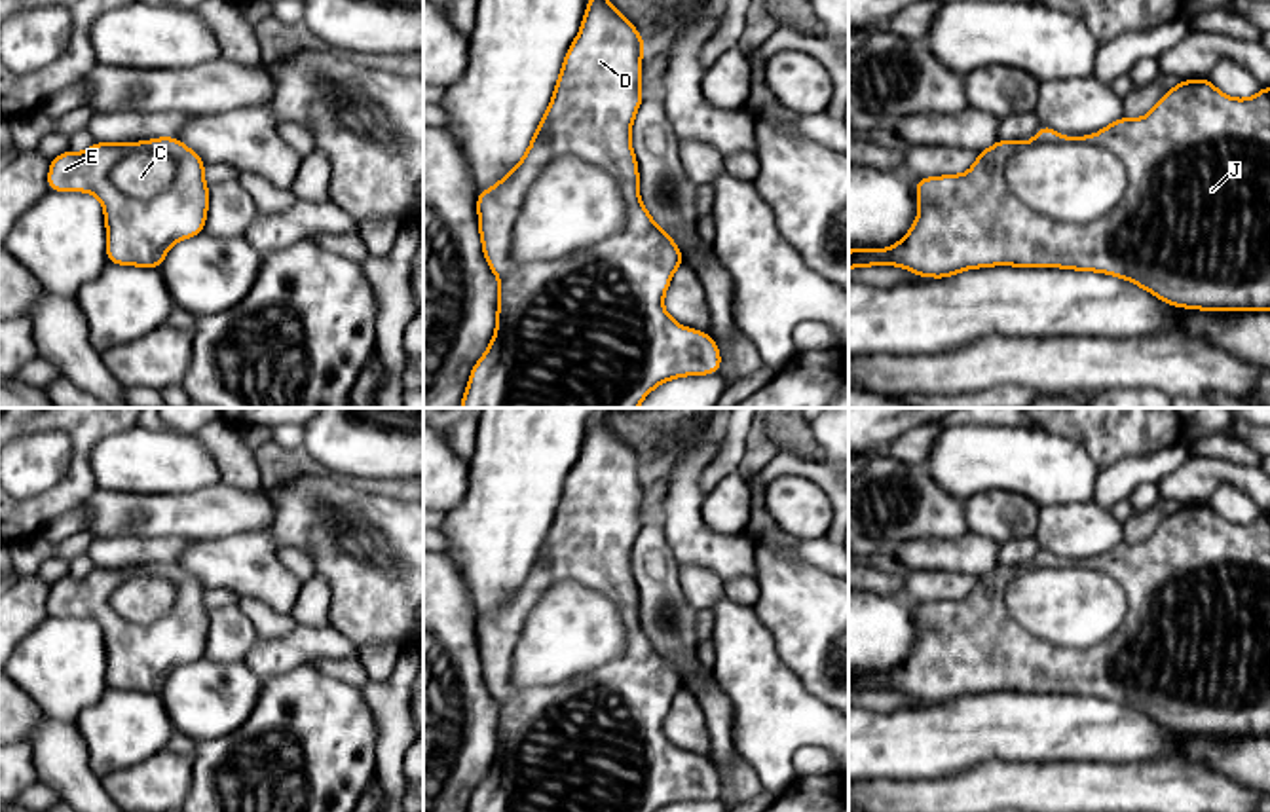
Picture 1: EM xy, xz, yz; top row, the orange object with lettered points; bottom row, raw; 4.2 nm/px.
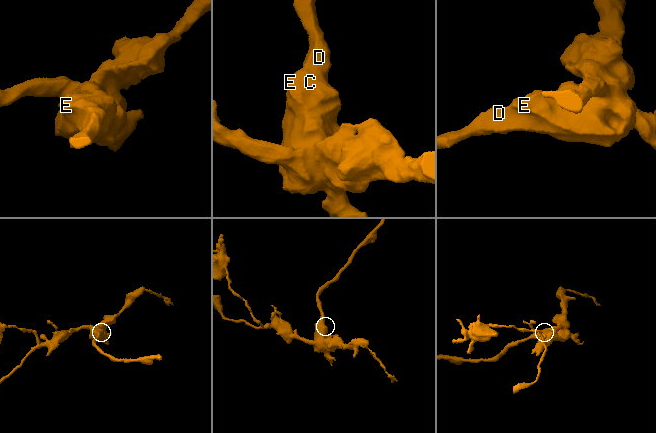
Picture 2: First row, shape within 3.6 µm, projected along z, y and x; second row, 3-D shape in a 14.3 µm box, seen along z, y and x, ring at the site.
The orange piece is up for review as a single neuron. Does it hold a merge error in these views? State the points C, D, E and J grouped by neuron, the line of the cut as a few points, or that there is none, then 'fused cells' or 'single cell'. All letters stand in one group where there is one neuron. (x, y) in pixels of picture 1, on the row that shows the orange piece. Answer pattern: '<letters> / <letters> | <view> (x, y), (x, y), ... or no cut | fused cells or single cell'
C / D E J | xz (616, 177), (623, 202), (619, 230), (564, 257), (511, 258) | fused cells

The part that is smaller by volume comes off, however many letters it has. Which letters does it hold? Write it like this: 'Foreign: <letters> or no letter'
Foreign: C

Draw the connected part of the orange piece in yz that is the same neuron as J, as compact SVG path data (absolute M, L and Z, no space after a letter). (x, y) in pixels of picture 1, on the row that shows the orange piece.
M1209 78L1183 80L1147 116L1120 116L1086 138L1111 150L1128 169L1126 197L1109 214L1086 224L1063 224L1037 212L1006 180L1008 159L1023 142L997 140L978 154L964 175L915 180L919 214L911 230L890 249L849 250L849 269L900 266L917 277L945 279L991 266L1063 268L1128 279L1173 307L1270 311L1270 87L1262 85L1251 99L1232 99Z

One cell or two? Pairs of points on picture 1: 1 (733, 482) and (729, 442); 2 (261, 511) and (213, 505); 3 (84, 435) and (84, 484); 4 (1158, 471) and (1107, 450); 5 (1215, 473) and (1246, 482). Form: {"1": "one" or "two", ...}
{"1": "two", "2": "one", "3": "one", "4": "two", "5": "one"}

